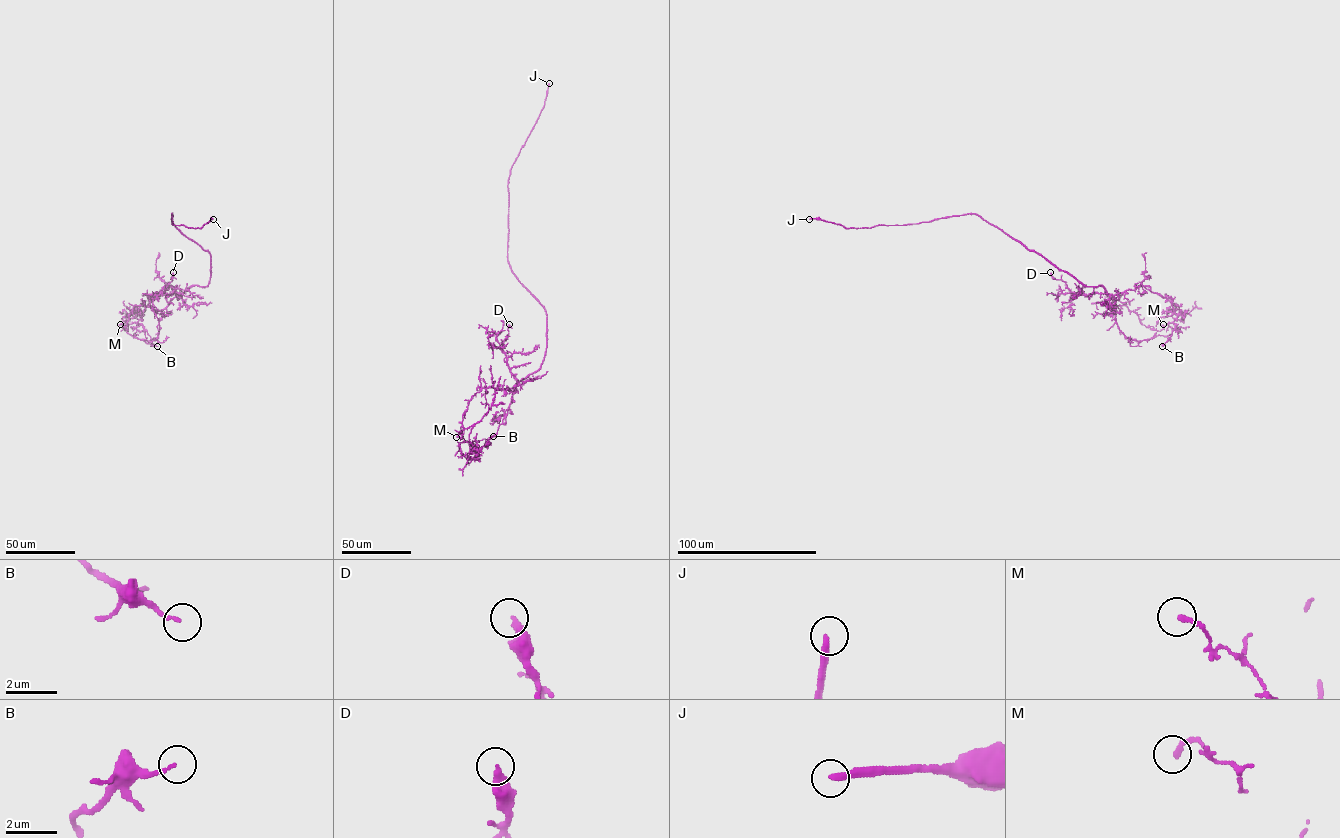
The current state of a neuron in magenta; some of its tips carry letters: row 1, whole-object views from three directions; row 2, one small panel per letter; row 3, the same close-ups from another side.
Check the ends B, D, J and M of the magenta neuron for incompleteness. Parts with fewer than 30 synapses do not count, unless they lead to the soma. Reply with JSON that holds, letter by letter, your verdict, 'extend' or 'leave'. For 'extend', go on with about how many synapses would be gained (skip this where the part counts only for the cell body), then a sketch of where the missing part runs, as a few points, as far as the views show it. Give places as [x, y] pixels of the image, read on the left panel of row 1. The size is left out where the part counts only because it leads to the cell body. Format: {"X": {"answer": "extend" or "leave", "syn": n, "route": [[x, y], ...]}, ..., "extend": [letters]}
{"B": {"answer": "leave"}, "D": {"answer": "leave"}, "J": {"answer": "extend", "route": [[213, 219], [215, 252], [227, 284], [219, 299], [215, 322], [202, 336], [208, 346]]}, "M": {"answer": "leave"}, "extend": ["J"]}

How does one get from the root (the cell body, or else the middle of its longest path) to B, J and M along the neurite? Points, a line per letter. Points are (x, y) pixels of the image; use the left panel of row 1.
B: (204, 250), (211, 255), (208, 285), (192, 285), (180, 294), (169, 286), (152, 298), (138, 320), (157, 346)
J: (204, 250), (174, 225), (171, 214), (173, 225), (189, 228), (201, 228), (213, 219)
M: (204, 250), (211, 255), (207, 286), (192, 285), (161, 310), (135, 305), (129, 315), (127, 331), (120, 324)

